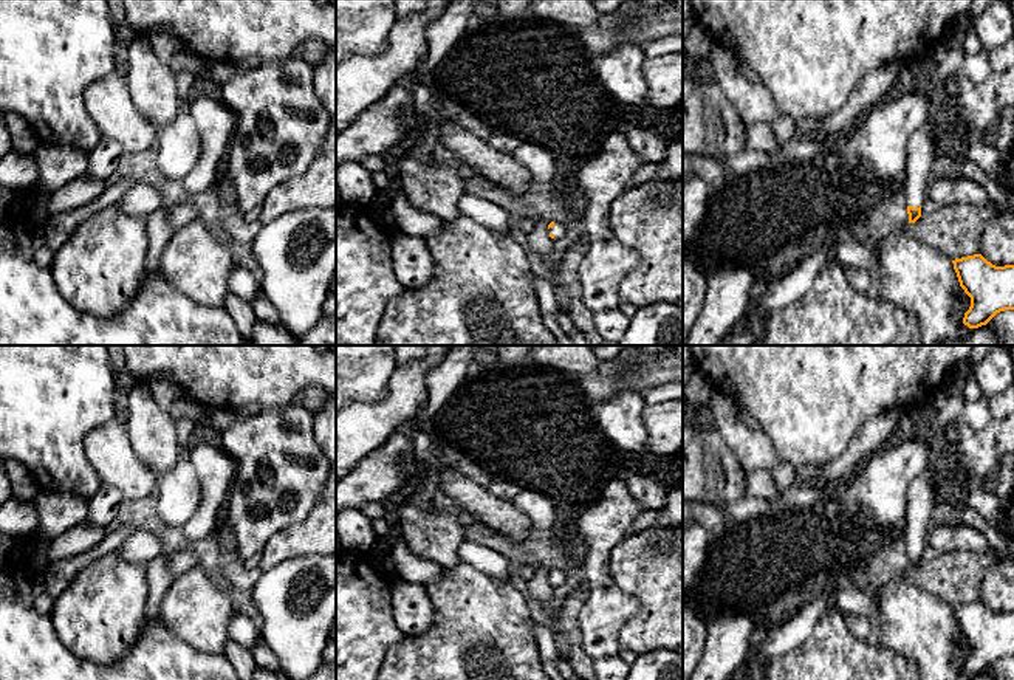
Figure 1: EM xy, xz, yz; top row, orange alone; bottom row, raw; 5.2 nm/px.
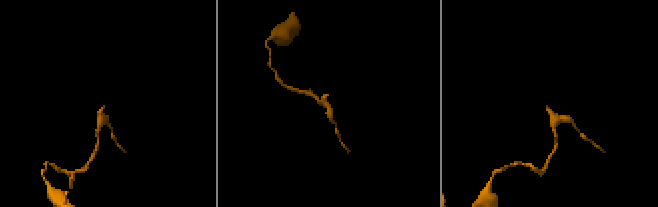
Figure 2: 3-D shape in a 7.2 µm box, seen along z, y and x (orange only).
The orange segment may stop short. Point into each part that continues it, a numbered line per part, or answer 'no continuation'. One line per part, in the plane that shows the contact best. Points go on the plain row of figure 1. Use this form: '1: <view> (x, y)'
1: xz (558, 576)

